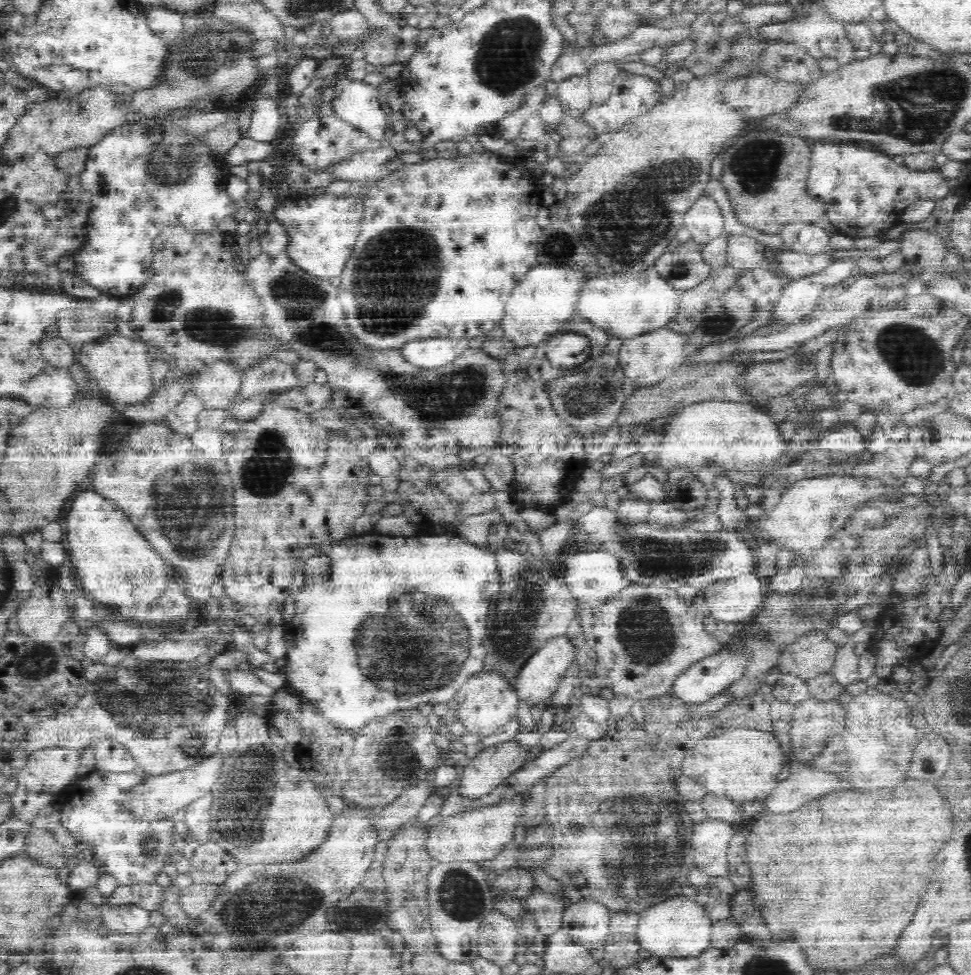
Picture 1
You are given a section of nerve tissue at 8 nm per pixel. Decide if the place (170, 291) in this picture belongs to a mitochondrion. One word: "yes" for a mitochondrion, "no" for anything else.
yes

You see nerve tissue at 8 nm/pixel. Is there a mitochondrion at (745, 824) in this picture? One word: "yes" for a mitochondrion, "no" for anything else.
no

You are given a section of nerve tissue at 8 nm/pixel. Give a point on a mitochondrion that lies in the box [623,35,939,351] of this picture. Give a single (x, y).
(755, 163)

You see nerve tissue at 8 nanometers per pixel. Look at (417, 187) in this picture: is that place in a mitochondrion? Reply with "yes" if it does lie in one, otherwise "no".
no

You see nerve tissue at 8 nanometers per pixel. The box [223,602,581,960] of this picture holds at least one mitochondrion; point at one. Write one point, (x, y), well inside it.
(398, 760)

